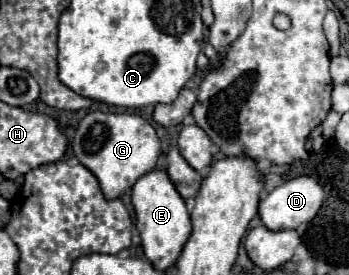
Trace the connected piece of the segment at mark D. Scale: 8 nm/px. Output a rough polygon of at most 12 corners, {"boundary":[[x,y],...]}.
{"boundary":[[299,175],[259,201],[269,229],[297,229],[315,217],[325,191]]}

